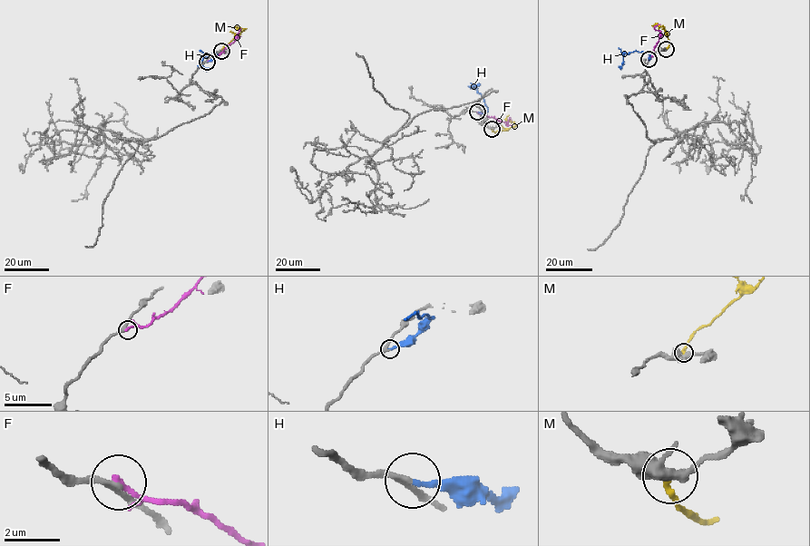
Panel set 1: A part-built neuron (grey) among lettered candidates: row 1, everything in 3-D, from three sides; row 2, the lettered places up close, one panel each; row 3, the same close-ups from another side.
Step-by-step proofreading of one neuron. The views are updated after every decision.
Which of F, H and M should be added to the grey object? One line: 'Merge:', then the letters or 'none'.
Merge: H

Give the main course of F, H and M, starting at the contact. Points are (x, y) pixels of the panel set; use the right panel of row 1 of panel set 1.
F: (648, 60), (654, 53), (660, 33), (654, 27), (660, 24)
H: (648, 59), (648, 52), (625, 53), (619, 68)
M: (666, 49), (669, 43), (667, 34), (658, 24), (652, 25)

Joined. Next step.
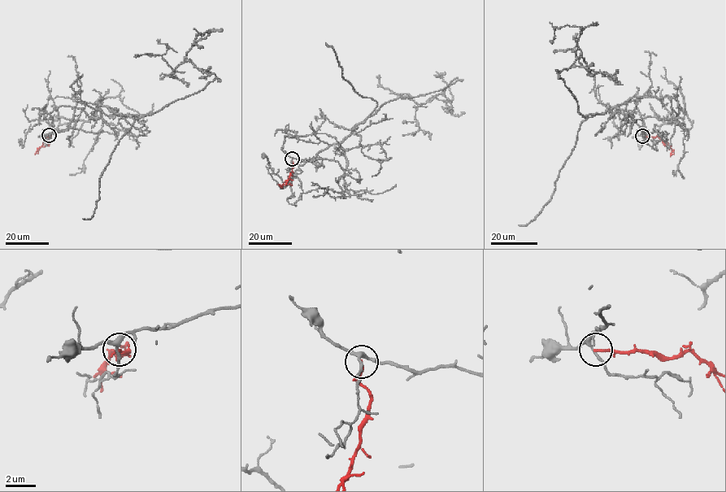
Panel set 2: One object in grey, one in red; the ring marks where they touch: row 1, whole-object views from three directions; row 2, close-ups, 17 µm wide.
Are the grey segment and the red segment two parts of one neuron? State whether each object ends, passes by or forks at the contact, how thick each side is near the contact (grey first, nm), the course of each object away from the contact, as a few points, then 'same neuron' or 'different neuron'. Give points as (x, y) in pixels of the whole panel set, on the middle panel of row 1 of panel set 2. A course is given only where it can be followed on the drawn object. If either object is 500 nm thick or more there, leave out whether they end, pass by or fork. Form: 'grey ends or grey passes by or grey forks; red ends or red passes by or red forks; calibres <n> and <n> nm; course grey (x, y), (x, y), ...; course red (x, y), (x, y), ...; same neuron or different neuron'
grey forks; red ends; calibres 190 and 160 nm; course grey (292, 158), (311, 160), (382, 104), (440, 90), (457, 78), (428, 102), (451, 101), (436, 76), (445, 73); course red (292, 158), (293, 167), (285, 185), (277, 185); different neuron

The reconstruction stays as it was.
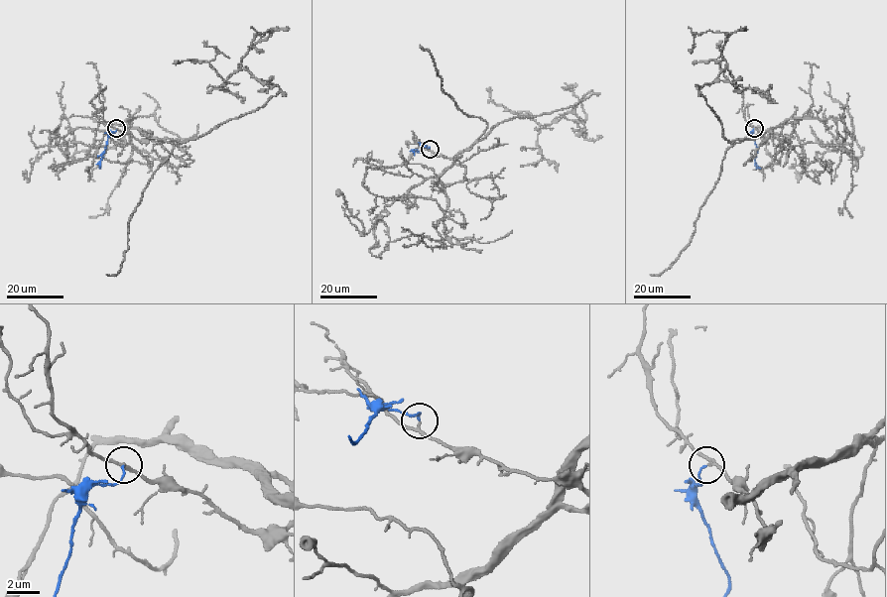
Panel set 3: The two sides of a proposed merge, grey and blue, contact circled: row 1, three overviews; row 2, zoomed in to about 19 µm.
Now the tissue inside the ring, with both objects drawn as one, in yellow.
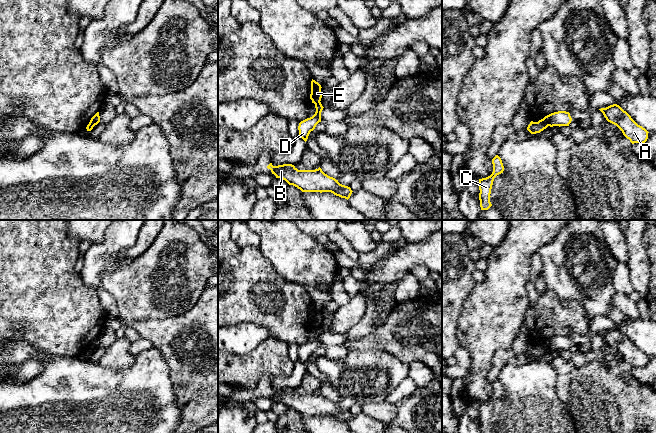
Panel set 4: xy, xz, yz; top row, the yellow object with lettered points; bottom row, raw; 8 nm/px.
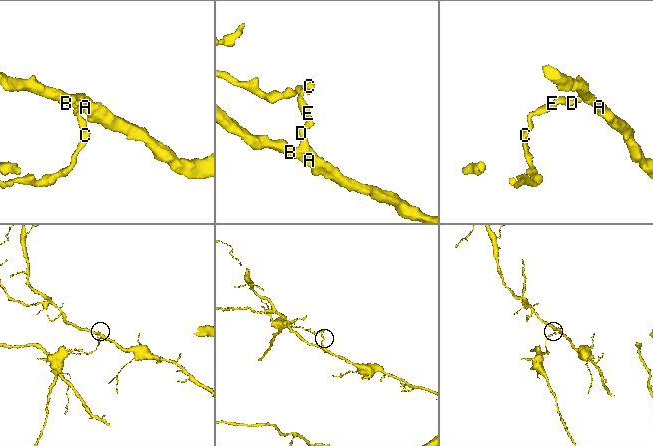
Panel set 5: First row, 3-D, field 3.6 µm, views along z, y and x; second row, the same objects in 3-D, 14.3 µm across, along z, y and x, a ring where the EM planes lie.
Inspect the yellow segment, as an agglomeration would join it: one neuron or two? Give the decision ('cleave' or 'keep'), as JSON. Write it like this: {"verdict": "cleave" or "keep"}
{"verdict": "cleave"}

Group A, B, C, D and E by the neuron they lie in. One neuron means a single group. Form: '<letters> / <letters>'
A B D / C E

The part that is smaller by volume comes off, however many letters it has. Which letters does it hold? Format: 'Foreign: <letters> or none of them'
Foreign: C, E

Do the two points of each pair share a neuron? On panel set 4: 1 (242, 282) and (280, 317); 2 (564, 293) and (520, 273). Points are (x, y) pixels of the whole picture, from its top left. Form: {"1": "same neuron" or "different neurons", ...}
{"1": "same neuron", "2": "different neurons"}

